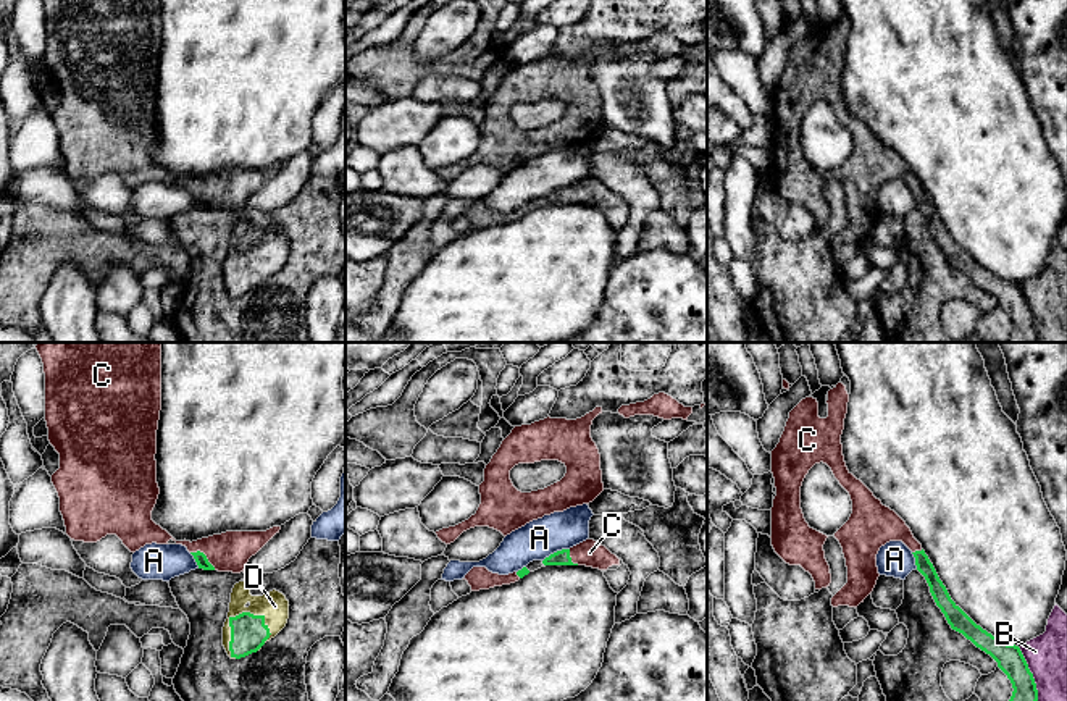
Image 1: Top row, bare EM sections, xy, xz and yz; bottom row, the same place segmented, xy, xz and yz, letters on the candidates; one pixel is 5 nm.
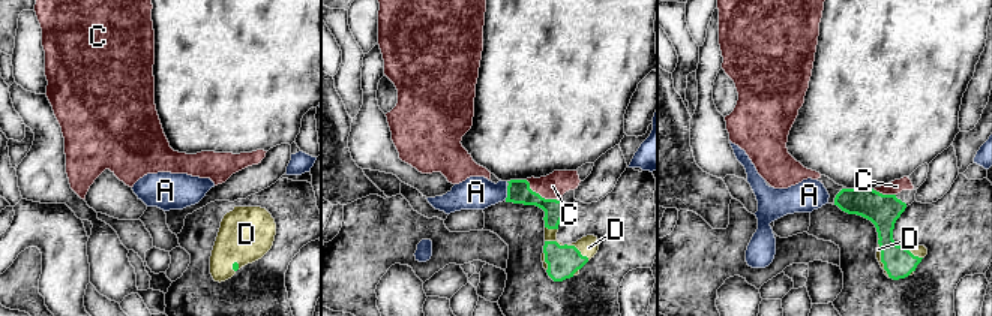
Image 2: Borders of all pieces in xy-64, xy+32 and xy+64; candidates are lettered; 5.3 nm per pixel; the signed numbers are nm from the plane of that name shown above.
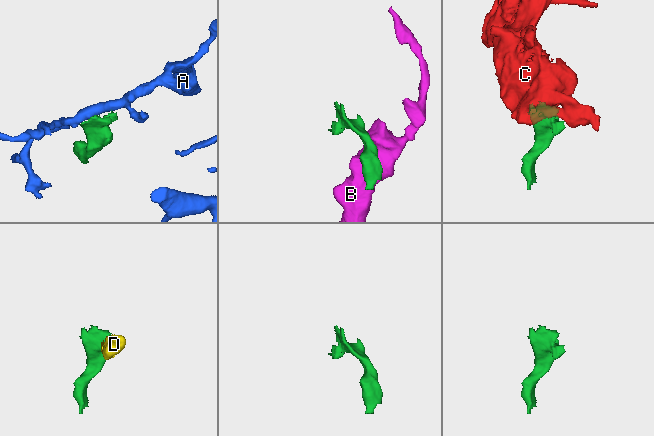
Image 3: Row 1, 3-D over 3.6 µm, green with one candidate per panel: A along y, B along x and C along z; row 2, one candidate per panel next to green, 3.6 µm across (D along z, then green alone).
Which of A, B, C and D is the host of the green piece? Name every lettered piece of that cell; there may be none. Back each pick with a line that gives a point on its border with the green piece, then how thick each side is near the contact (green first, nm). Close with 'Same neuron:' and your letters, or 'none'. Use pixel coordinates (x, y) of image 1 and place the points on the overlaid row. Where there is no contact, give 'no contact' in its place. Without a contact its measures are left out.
C: xy (205, 556) | 60/200 nm
D: xy (230, 622) | 180/140 nm
Same neuron: C, D

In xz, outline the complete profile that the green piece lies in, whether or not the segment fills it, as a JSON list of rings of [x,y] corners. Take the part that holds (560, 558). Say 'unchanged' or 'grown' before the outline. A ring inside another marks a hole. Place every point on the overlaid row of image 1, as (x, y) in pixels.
grown; [[[586,539],[570,549],[562,549],[542,560],[544,565],[586,565],[599,570],[607,570],[612,565],[620,565],[620,559],[612,554],[599,541]]]

